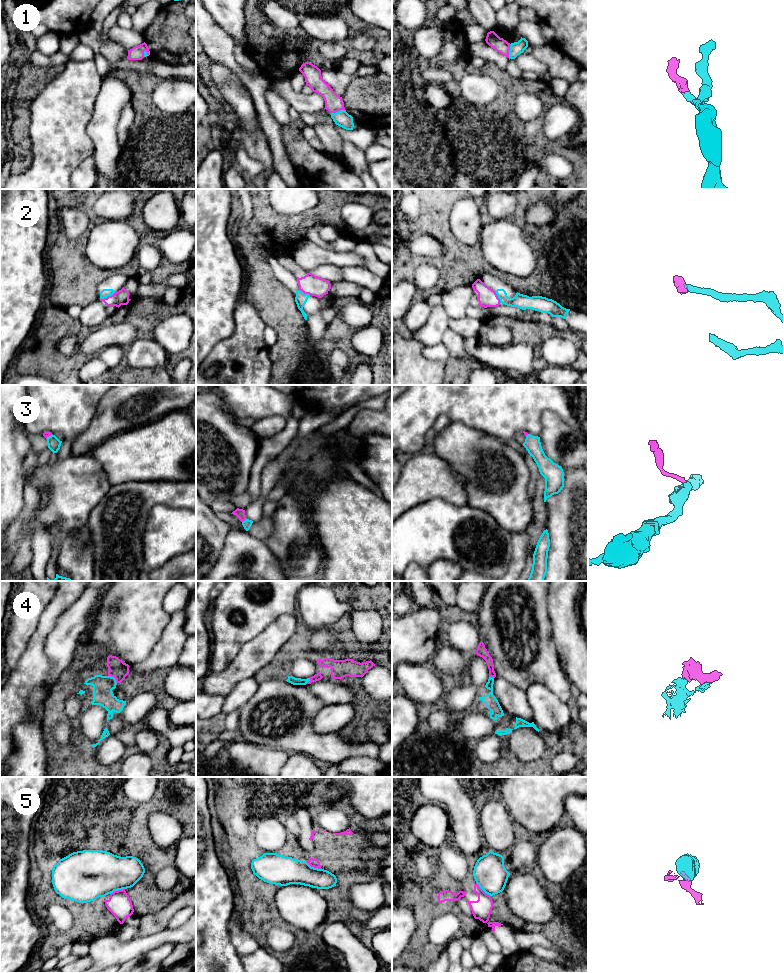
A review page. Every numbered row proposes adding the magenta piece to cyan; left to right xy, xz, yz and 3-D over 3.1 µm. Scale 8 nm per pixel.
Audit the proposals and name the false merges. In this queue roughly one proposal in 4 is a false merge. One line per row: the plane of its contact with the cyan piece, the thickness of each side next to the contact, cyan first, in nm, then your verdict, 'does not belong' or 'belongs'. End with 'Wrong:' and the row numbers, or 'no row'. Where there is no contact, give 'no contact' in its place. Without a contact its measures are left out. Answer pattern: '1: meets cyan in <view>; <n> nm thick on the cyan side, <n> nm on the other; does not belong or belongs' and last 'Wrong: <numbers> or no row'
1: meets cyan in yz; 110 nm thick on the cyan side, 110 nm on the other; belongs
2: meets cyan in xy; 70 nm thick on the cyan side, 120 nm on the other; belongs
3: meets cyan in xz; 70 nm thick on the cyan side, 80 nm on the other; belongs
4: meets cyan in xy; 160 nm thick on the cyan side, 150 nm on the other; belongs
5: meets cyan in yz; 260 nm thick on the cyan side, 160 nm on the other; does not belong
Wrong: 5

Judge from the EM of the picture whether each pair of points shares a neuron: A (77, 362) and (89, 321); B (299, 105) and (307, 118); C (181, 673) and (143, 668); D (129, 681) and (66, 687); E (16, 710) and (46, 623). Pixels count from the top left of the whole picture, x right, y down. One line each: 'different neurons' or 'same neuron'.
A: different neurons
B: different neurons
C: different neurons
D: different neurons
E: same neuron

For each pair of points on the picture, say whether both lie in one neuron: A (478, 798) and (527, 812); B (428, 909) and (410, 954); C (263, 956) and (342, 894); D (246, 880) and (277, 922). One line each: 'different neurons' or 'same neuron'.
A: different neurons
B: same neuron
C: different neurons
D: same neuron

